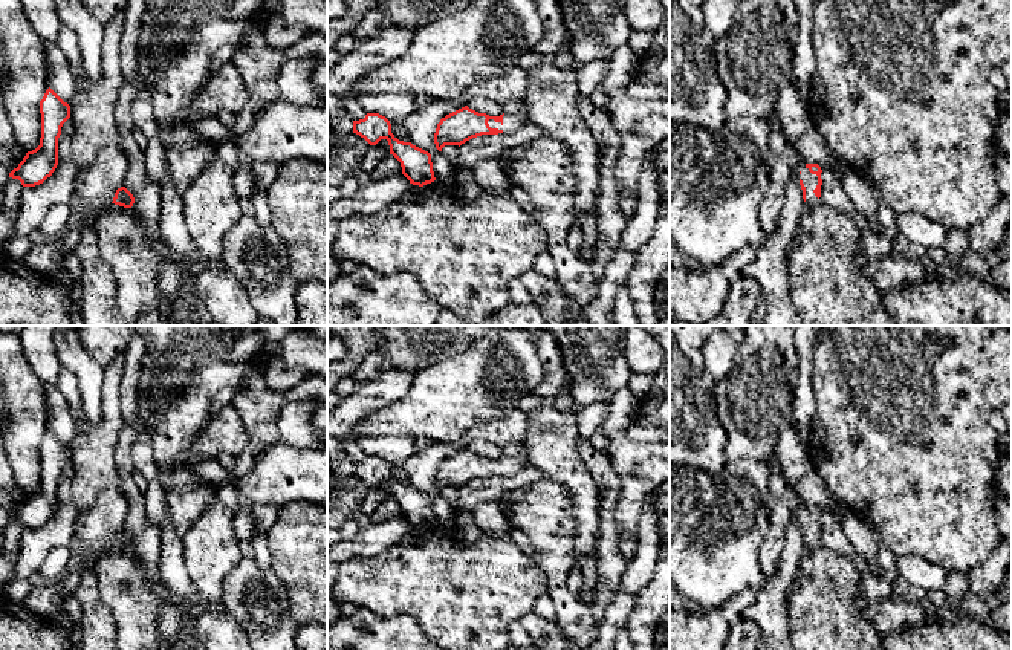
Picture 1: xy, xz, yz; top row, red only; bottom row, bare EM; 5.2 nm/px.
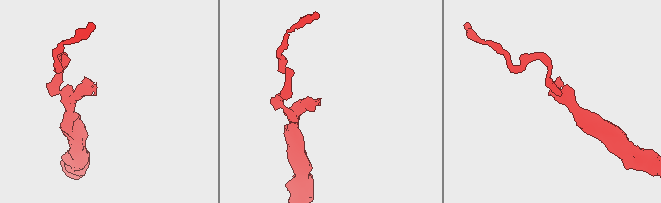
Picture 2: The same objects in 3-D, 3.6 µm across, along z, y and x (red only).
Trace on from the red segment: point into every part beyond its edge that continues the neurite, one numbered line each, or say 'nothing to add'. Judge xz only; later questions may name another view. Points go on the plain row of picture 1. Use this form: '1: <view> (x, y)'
1: xz (511, 465)

